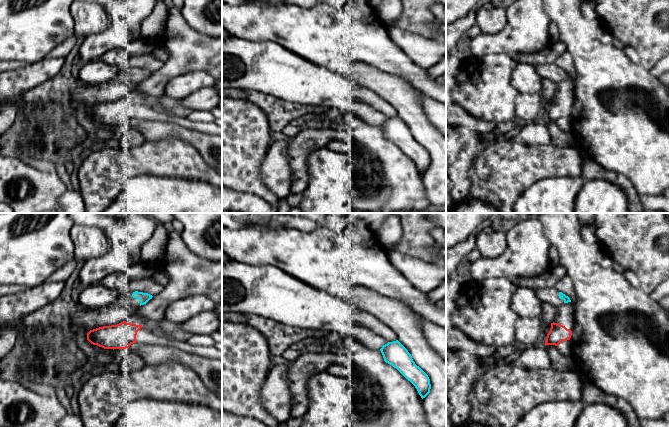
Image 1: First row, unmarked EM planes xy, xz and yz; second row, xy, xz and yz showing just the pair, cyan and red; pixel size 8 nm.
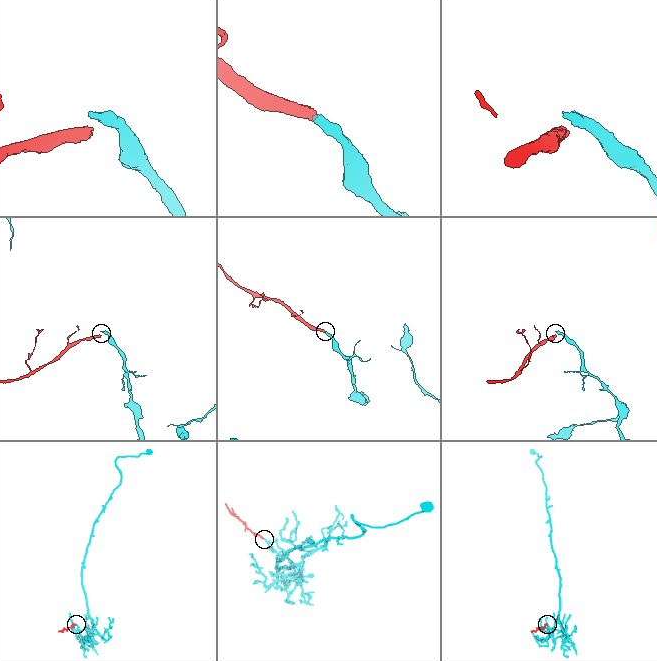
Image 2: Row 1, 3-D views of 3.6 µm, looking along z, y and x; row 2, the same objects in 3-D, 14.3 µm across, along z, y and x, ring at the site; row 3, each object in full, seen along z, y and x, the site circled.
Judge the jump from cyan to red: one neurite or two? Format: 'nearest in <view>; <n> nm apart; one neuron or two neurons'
nearest in xy; 150 nm apart; two neurons

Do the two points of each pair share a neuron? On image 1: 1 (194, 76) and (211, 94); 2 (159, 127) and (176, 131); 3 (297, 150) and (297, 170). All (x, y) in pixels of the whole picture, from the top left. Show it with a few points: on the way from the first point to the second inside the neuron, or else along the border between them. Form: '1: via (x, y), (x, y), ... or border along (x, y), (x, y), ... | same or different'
1: border along (211, 85), (199, 88), (183, 97) | different
2: via (163, 130), (172, 130) | same
3: via (297, 155), (297, 165) | same

